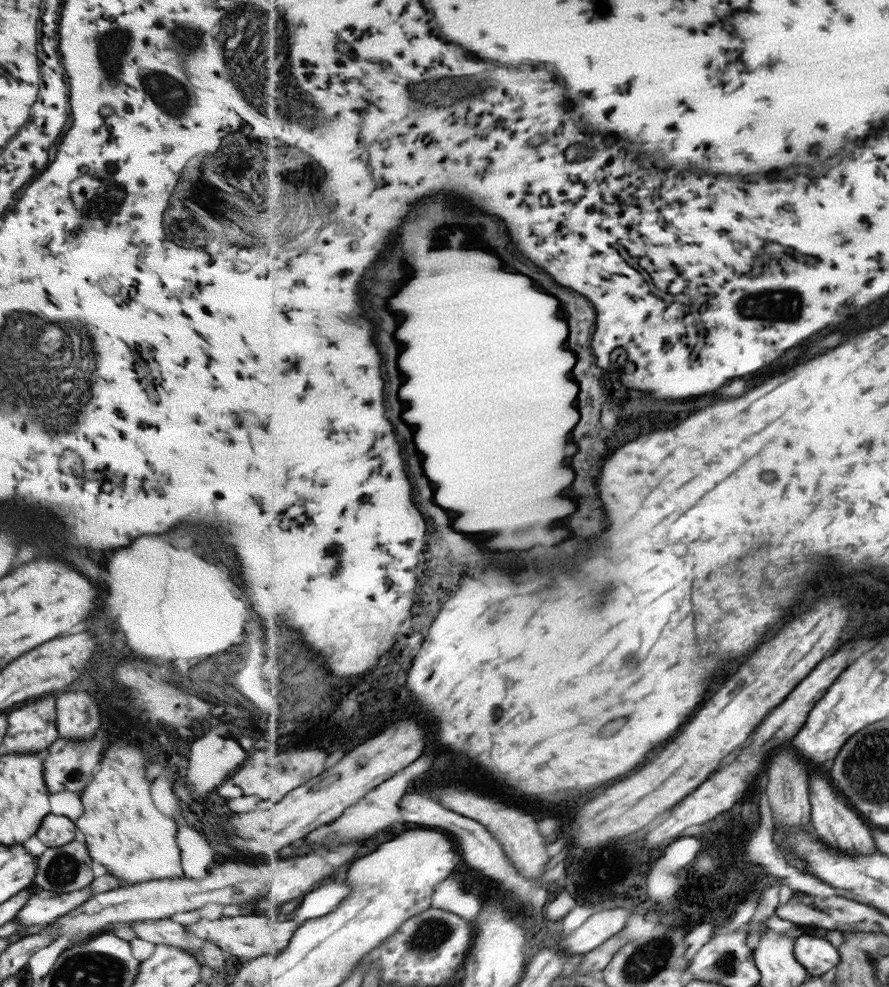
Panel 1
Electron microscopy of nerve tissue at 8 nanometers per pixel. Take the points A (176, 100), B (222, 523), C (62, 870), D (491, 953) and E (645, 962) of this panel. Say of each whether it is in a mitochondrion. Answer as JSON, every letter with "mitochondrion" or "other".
{"A":"mitochondrion","B":"mitochondrion","C":"mitochondrion","D":"other","E":"mitochondrion"}

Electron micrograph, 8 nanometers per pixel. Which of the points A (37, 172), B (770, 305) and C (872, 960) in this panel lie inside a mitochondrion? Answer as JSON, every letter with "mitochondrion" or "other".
{"A":"other","B":"mitochondrion","C":"other"}

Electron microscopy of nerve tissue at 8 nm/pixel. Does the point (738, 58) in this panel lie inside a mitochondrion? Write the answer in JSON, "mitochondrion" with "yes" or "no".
{"mitochondrion":"no"}

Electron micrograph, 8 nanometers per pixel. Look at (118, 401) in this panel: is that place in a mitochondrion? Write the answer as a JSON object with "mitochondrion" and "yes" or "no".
{"mitochondrion":"no"}

